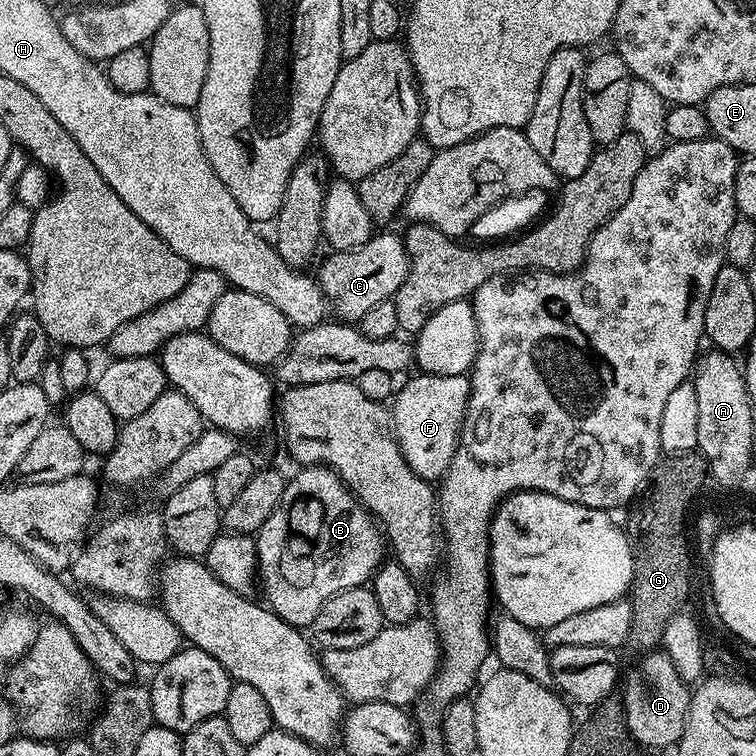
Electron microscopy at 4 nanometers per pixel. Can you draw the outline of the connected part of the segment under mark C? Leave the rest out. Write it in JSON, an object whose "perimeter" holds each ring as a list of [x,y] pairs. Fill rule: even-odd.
{"perimeter":[[[392,232],[373,235],[367,244],[354,250],[332,252],[329,260],[320,268],[318,283],[331,311],[337,312],[344,322],[358,322],[366,310],[378,302],[393,299],[408,273],[408,251],[403,235]]]}

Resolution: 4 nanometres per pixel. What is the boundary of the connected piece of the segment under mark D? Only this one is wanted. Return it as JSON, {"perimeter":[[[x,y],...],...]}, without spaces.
{"perimeter":[[[652,650],[641,656],[644,657],[629,672],[627,669],[622,676],[622,692],[624,688],[622,703],[628,734],[637,745],[671,749],[679,745],[684,733],[693,689],[679,676],[674,662],[665,651]]]}

